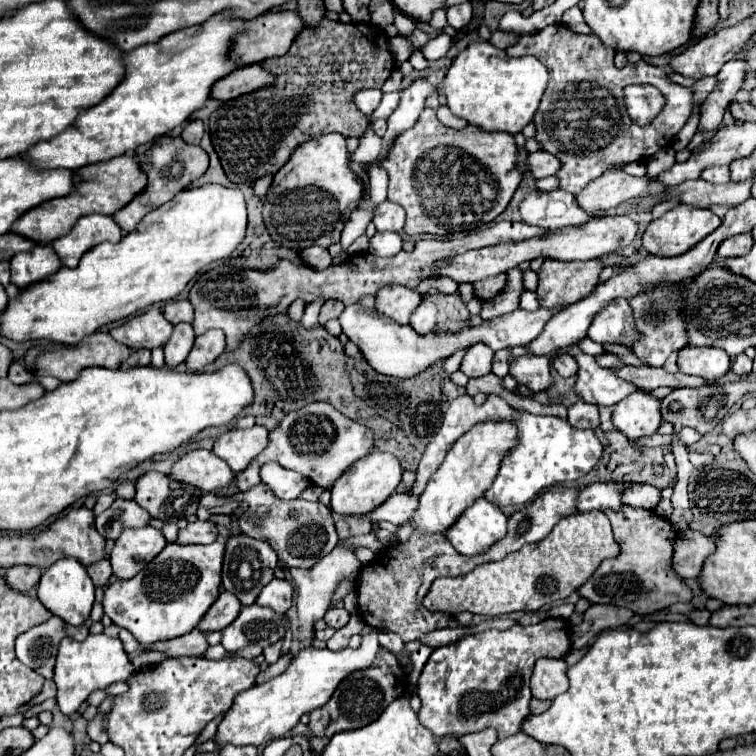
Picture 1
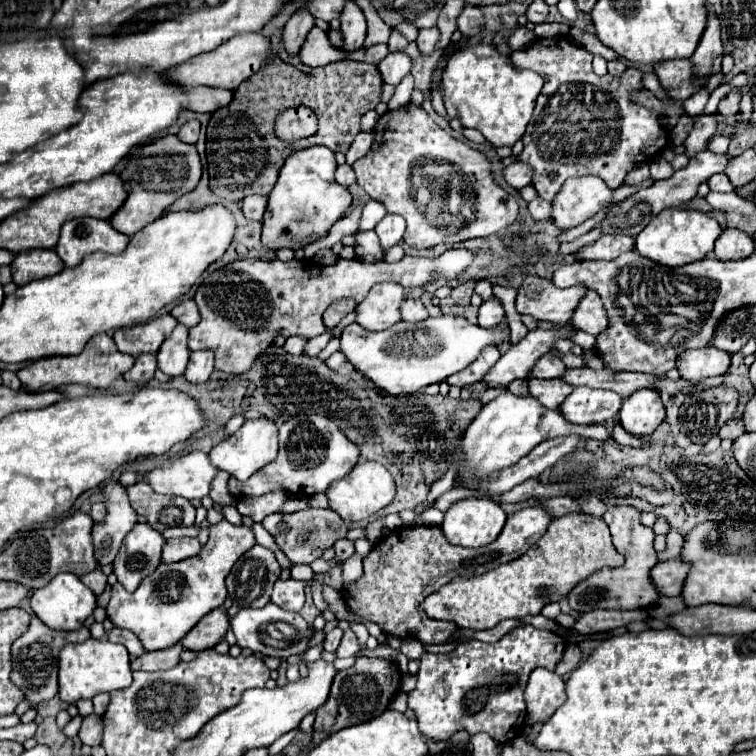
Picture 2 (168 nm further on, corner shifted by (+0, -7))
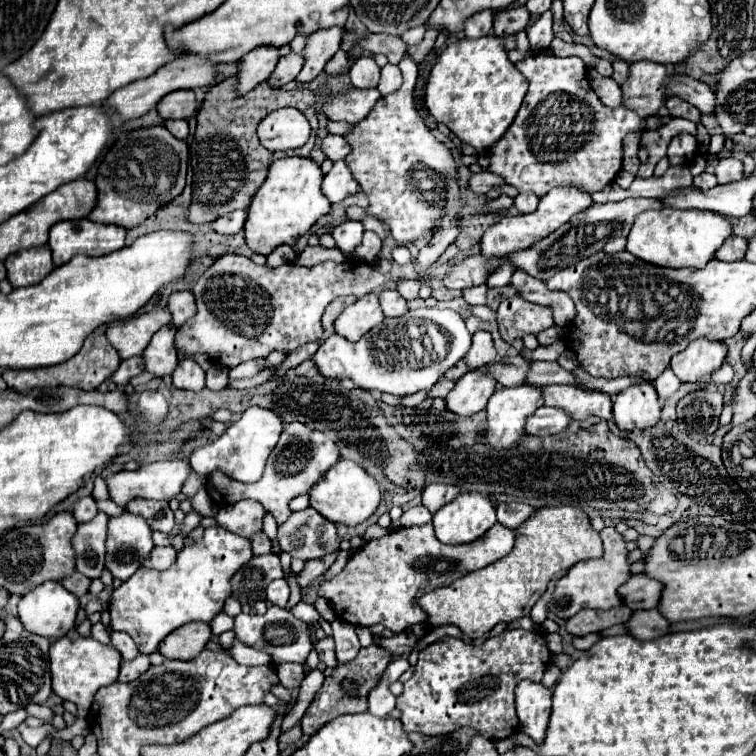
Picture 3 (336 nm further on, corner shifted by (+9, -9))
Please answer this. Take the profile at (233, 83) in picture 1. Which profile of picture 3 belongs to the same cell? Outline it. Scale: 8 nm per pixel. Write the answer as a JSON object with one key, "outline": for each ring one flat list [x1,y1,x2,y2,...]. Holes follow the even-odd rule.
{"outline":[[174,91,158,103,158,113,164,119,190,119,198,109,198,99,194,91]]}

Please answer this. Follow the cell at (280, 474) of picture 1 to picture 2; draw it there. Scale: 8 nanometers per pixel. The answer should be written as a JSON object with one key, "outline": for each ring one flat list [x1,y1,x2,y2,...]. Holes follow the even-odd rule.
{"outline":[[283,491,277,493,267,493,263,497,247,497,237,501,237,509,243,517,249,517,255,523,261,523,263,517,279,511,283,503,287,501,287,495]]}

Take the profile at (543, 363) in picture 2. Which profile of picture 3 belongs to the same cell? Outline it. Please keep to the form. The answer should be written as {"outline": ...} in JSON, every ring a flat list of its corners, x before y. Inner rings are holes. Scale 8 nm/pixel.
{"outline":[[508,355,502,357,498,363,490,365,488,369,492,377,504,387,518,387,526,383,526,373,530,371,530,361,522,355]]}

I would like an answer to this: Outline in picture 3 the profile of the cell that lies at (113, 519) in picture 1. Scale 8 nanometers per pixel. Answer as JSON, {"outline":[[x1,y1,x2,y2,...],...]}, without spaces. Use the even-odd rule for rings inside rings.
{"outline":[[98,511,98,515,88,521,80,523,74,535,74,549,76,549,76,569,96,579,104,569,104,553,106,553,106,531,108,531,108,515]]}

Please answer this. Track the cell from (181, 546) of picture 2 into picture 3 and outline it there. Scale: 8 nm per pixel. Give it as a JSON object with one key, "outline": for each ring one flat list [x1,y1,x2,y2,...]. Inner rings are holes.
{"outline":[[154,547,150,557,146,557,146,561,142,561,142,565,148,569,164,571,164,569,172,567,174,561,176,561,176,549,174,547]]}

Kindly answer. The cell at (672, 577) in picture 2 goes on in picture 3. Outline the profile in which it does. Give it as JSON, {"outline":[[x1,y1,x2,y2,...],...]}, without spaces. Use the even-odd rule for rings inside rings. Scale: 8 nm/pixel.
{"outline":[[644,573,632,575,618,591,624,599,624,605,630,609,654,609,660,603,664,585]]}

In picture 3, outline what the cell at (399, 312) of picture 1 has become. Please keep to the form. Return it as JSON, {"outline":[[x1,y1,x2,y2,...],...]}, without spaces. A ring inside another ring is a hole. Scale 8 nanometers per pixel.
{"outline":[[368,293,356,303,348,305,336,319,336,333,348,341,358,341,364,333,376,327,384,319,384,313,378,305,378,295]]}

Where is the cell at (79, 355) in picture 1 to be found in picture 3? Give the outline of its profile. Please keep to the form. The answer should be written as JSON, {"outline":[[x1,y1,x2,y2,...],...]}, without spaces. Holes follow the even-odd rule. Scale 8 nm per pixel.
{"outline":[[90,333,84,341,84,347,68,361,60,363,60,365,52,365,52,367,38,367,38,369,6,369,2,373,4,381,8,383,10,389,14,391,28,391,32,387,60,387,60,385,68,385,68,387,76,387,76,389,84,389,84,391,94,391,102,381,106,381,120,365,120,357,118,351,108,343,106,335,102,333]]}

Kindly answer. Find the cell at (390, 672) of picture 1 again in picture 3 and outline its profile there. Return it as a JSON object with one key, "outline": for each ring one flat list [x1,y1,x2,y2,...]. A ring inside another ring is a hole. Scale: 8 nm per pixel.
{"outline":[[372,643,370,647,360,649,360,653,356,655,356,659,338,665,330,677,326,677,324,685,320,687,320,691,316,693,312,705,306,709,300,727,304,735,314,735,322,725,326,725,328,721,340,717,340,715,354,715,354,713,366,713,368,711,368,693,378,685,378,681,382,679,384,669,390,663,390,653,386,649,382,649,380,645]]}

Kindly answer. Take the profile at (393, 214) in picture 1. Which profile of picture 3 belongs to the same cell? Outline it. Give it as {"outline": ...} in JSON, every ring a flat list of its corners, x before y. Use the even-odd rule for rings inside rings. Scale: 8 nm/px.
{"outline":[[364,231,364,239,362,243,358,245,356,249,356,259,360,261,366,261,366,263,374,263,378,253,380,253,380,247,382,247,382,239,374,233,374,231]]}

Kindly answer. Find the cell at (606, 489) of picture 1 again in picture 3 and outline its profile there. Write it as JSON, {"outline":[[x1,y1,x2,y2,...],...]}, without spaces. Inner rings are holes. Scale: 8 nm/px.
{"outline":[[498,503,496,509,498,509,498,523,512,529,520,527,536,511,532,505,526,505,526,503]]}

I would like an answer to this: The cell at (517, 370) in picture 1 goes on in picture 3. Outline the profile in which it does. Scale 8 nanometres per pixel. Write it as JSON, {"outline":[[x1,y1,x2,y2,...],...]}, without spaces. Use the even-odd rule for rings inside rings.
{"outline":[[548,385,542,387,544,405,566,409,576,421,588,415,598,415,606,421,612,419,612,399,600,391,582,391,572,385]]}

